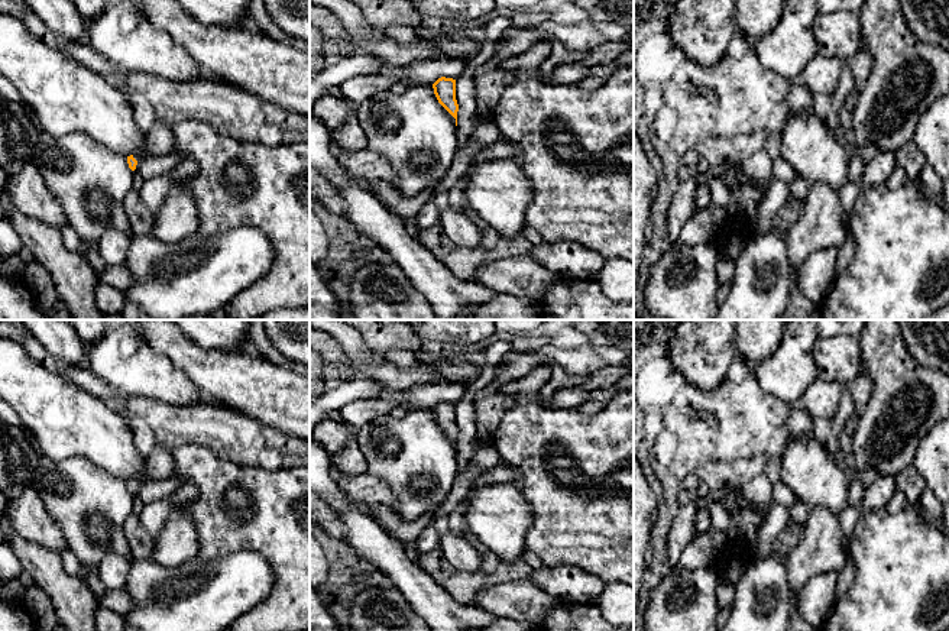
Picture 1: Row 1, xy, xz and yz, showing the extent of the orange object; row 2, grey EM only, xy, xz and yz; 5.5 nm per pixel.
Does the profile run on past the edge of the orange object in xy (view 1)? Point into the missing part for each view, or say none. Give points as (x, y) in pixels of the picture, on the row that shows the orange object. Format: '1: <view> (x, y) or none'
1: none

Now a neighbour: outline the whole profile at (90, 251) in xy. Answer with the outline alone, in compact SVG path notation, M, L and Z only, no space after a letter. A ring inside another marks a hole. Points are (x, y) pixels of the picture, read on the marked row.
M98 242L85 243L82 247L82 253L87 258L88 263L93 268L95 275L101 274L103 271L106 271L108 268L100 256Z

